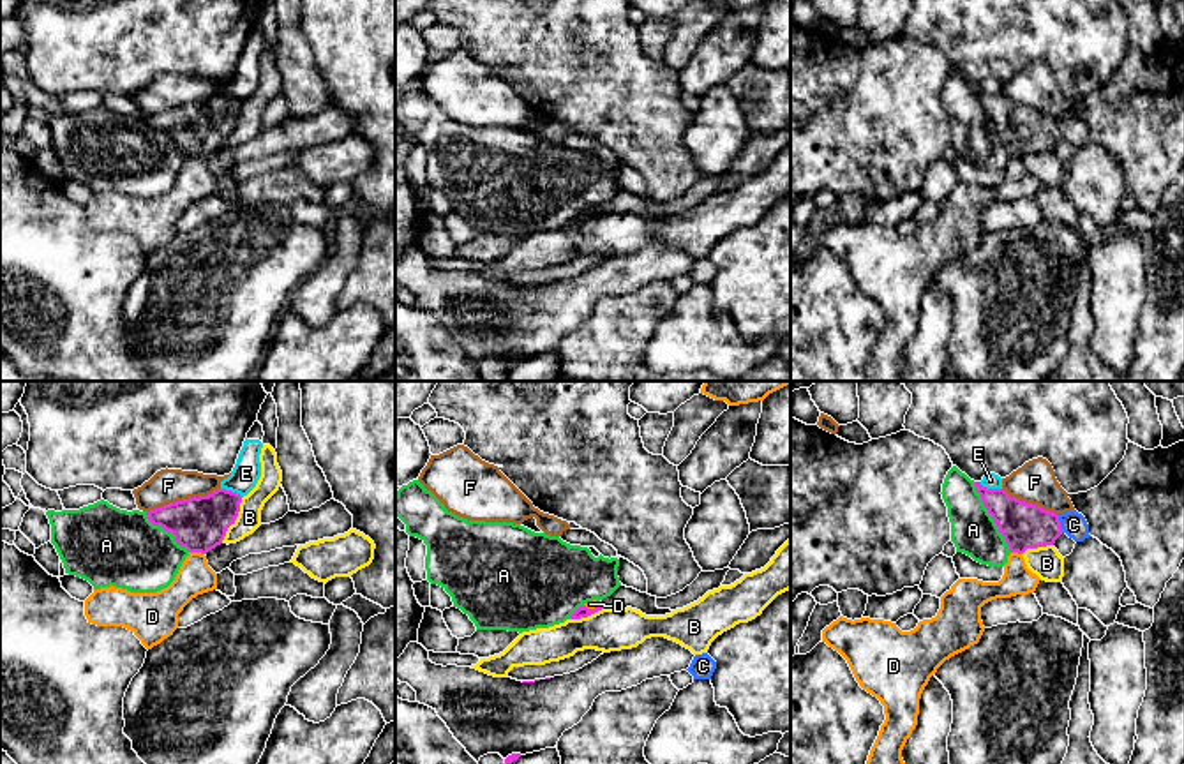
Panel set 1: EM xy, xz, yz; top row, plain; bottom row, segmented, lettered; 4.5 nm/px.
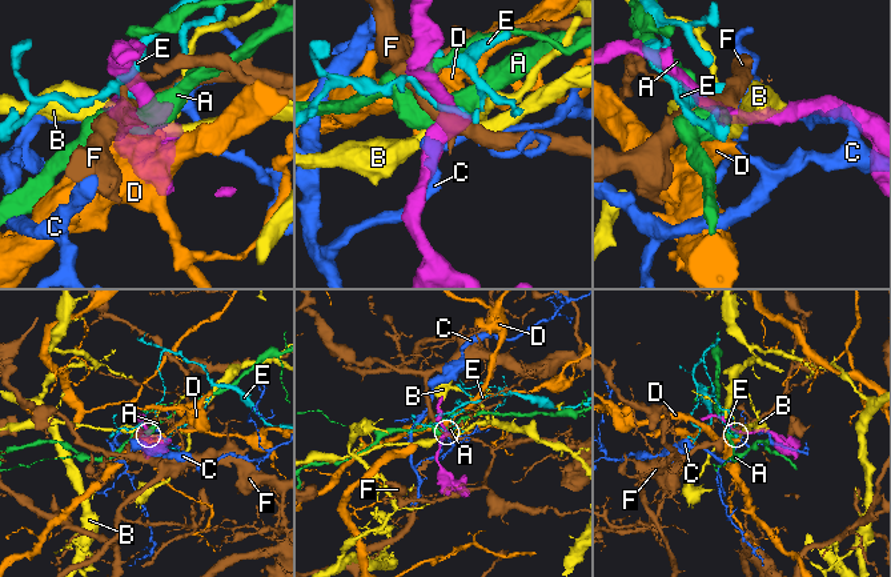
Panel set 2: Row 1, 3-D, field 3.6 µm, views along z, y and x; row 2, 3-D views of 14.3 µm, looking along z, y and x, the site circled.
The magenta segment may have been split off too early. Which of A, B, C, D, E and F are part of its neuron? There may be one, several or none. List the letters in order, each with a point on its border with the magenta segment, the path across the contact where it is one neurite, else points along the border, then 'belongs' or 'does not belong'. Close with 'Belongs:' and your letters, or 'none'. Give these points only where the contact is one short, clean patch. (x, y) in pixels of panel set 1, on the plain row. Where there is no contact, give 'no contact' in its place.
A: yz (992, 122) | does not belong
B: xy (235, 124) | does not belong
C: yz (1059, 129) | does not belong
D: xy (196, 156) | along xy (189, 156), (203, 159) | does not belong
E: yz (990, 94) | does not belong
F: xy (184, 104) | does not belong
Belongs: none

